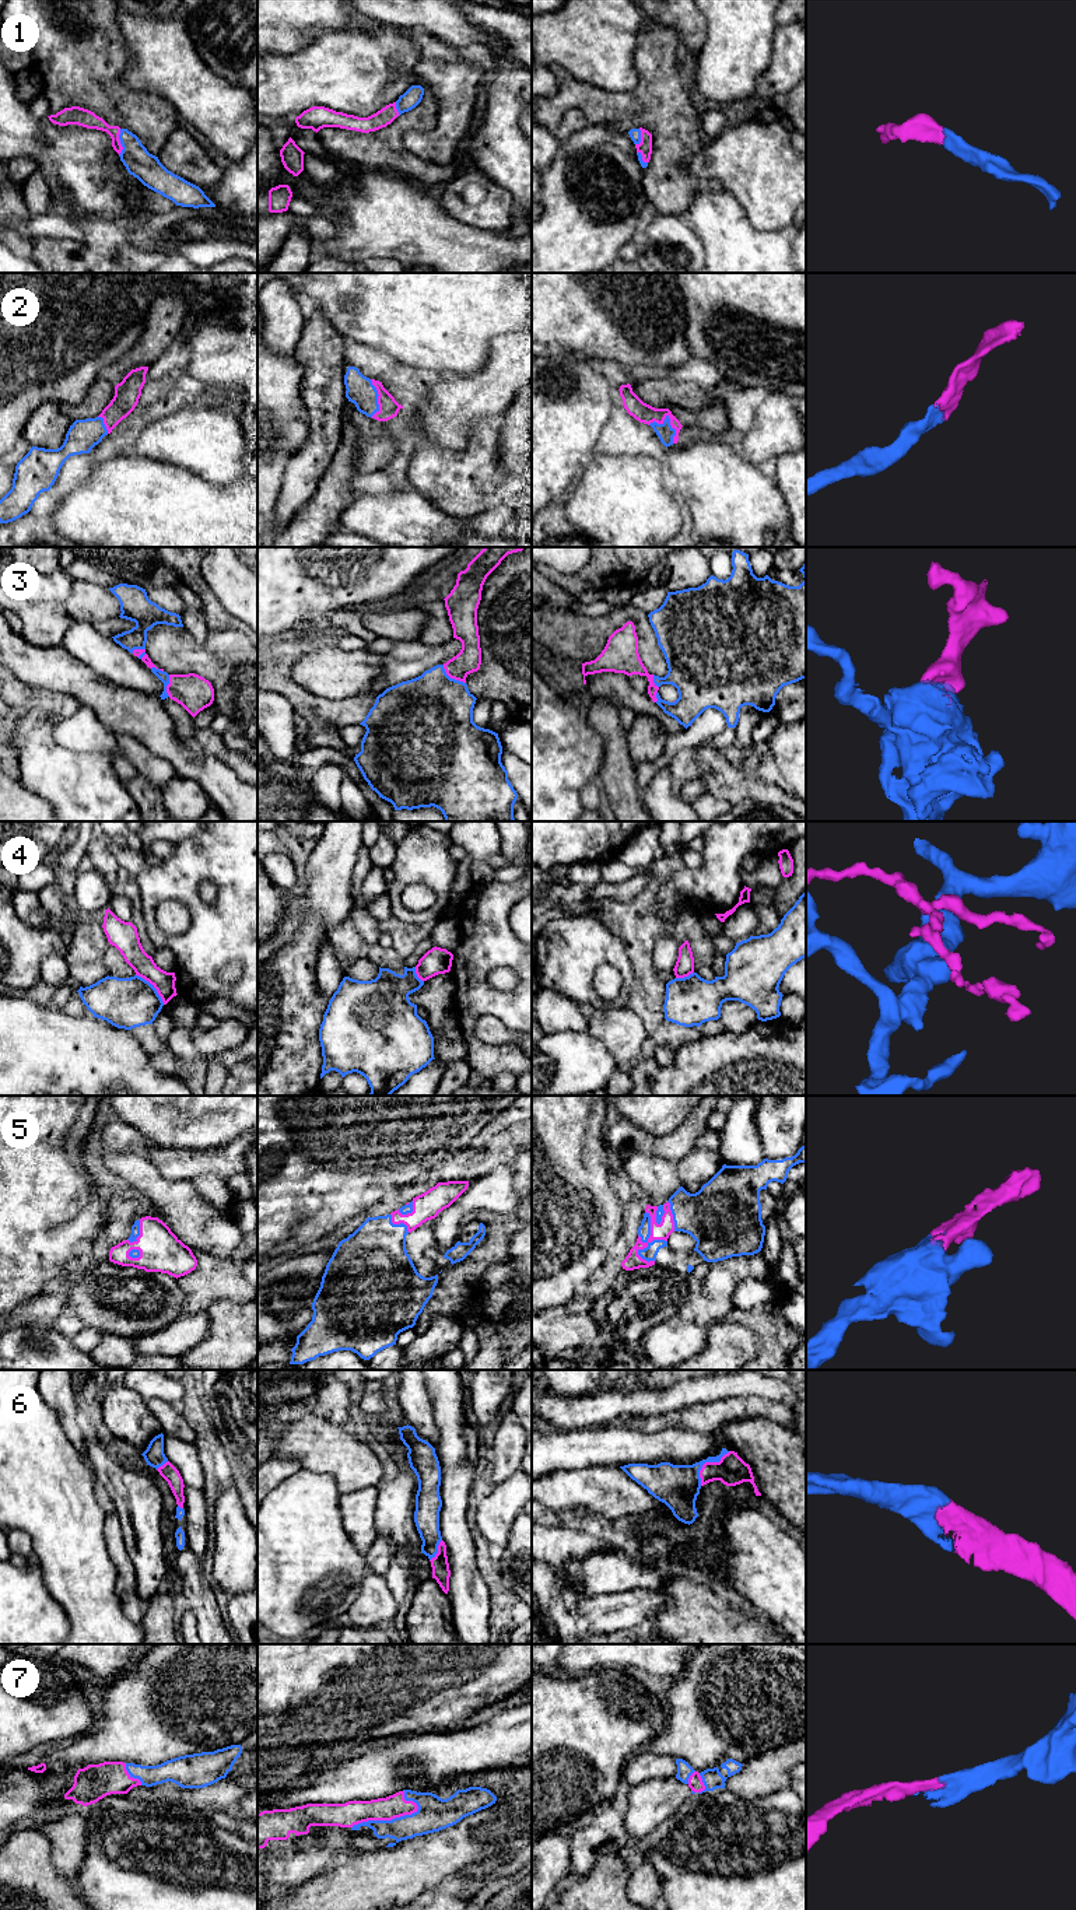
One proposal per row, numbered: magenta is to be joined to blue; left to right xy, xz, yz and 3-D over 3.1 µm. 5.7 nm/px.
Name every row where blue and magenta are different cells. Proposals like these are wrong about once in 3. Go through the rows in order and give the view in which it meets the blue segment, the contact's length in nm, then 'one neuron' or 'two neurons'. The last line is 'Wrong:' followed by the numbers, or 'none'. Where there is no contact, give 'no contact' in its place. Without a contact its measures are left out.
1: xy | 160 nm | one neuron
2: yz | 190 nm | one neuron
3: xz | 170 nm | one neuron
4: xy | 240 nm | two neurons
5: yz | 300 nm | one neuron
6: yz | 260 nm | one neuron
7: xz | 420 nm | one neuron
Wrong: 4

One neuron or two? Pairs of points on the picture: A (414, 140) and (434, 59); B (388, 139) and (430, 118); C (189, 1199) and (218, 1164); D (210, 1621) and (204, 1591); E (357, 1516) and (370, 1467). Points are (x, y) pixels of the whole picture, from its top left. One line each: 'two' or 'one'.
A: one
B: one
C: two
D: one
E: two

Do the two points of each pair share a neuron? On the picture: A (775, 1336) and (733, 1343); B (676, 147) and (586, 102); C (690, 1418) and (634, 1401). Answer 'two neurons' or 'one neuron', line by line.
A: two neurons
B: one neuron
C: two neurons

